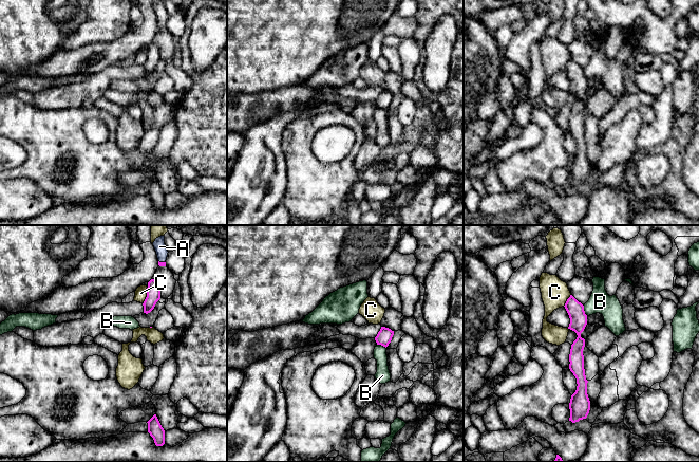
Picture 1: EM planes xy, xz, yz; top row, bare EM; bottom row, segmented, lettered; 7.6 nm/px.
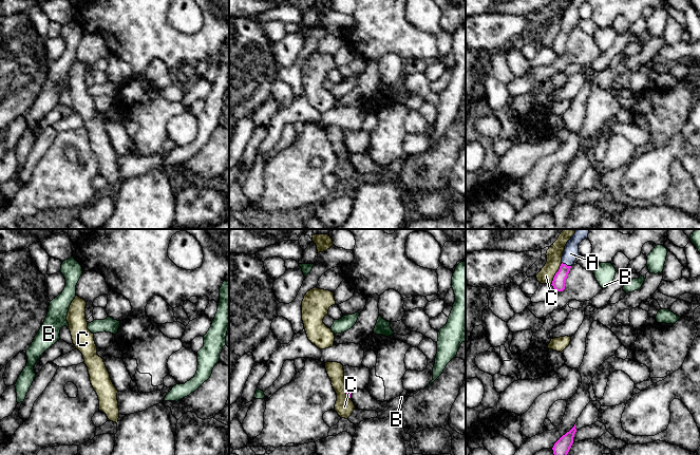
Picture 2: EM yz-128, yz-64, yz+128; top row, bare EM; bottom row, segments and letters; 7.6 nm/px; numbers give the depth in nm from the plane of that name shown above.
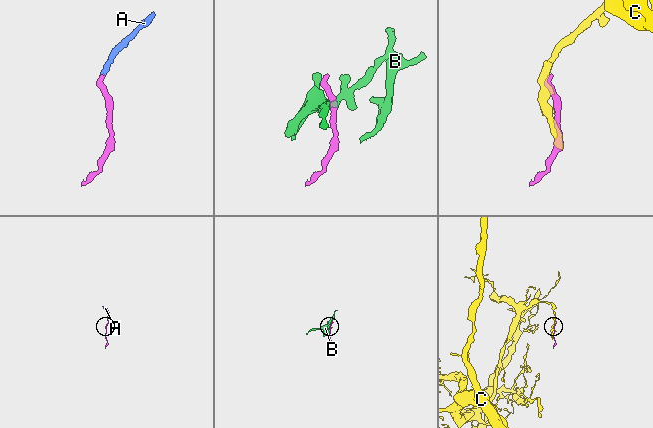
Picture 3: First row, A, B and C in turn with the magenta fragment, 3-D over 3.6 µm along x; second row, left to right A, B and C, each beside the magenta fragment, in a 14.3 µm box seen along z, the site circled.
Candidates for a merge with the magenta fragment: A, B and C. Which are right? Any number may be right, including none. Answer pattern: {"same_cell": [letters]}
{"same_cell": ["A"]}

